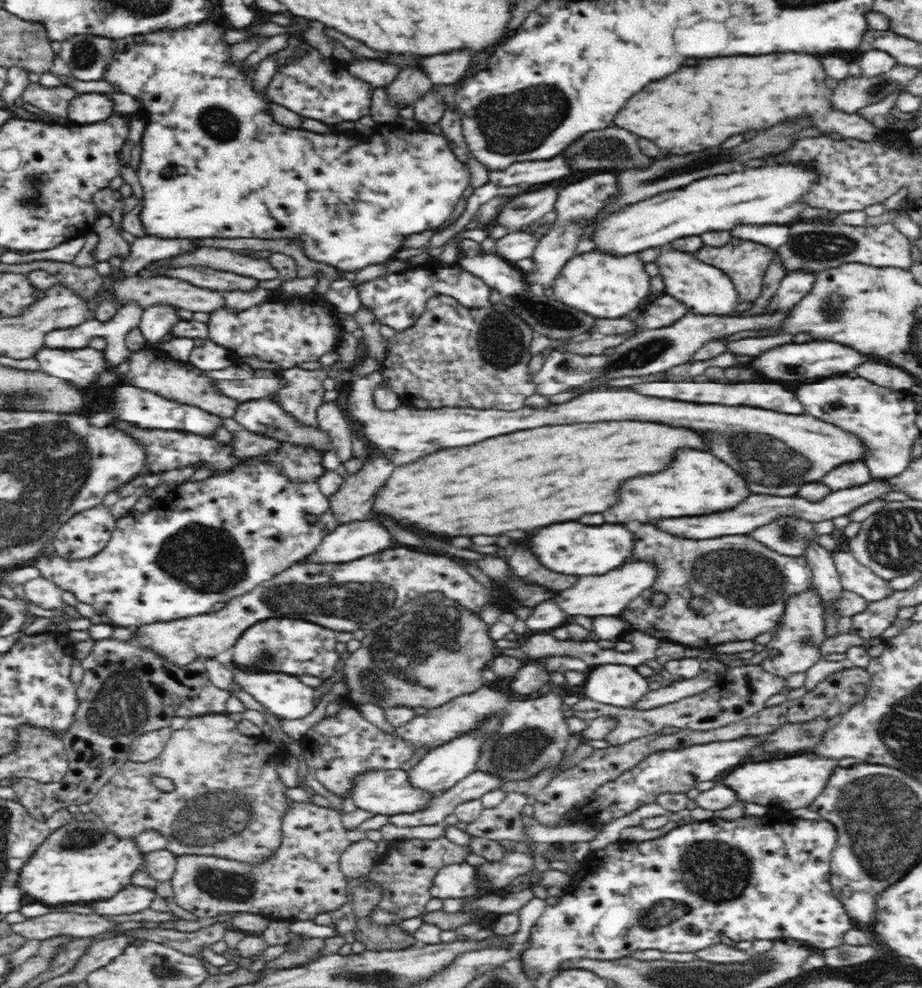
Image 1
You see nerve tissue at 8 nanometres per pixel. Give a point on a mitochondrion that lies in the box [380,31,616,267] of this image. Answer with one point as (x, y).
(519, 122)

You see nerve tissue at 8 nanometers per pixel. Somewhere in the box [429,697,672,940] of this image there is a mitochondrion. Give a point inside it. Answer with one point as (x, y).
(518, 751)

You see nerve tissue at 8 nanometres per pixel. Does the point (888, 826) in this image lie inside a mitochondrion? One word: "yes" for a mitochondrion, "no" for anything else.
yes

